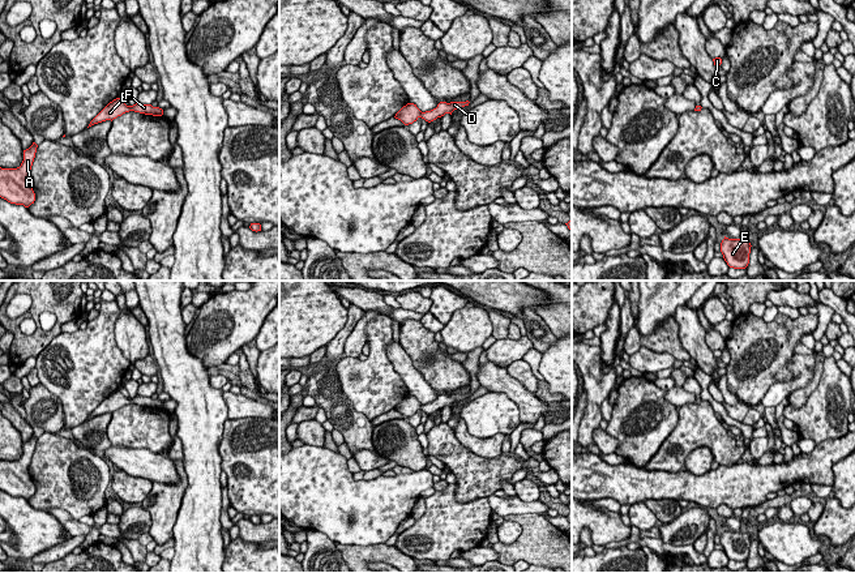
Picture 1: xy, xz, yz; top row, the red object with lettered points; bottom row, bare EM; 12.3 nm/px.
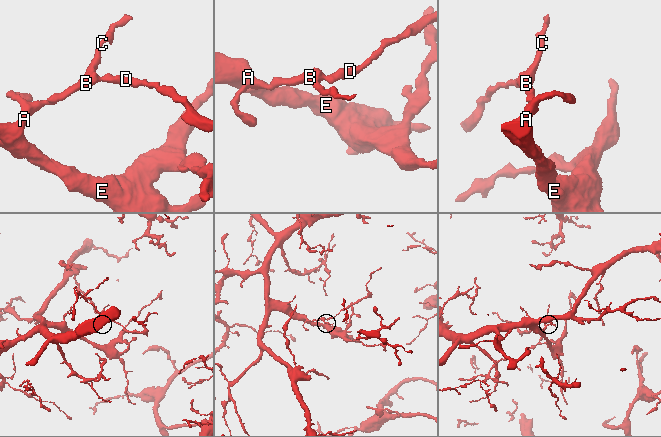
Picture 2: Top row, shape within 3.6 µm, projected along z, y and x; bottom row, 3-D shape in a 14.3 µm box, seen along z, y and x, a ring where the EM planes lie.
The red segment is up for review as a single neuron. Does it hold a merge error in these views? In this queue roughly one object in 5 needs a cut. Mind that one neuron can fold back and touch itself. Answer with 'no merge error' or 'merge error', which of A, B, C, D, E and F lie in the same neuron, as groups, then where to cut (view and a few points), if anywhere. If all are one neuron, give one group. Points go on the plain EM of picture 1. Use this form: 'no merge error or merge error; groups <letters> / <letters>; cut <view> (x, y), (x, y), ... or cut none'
no merge error; groups A B C D E F; cut none

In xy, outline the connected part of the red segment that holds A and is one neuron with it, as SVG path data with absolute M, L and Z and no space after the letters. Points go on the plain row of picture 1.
M38 437L23 442L23 453L17 461L0 459L0 489L10 496L29 500L35 493L35 486L29 474L29 466L35 450Z

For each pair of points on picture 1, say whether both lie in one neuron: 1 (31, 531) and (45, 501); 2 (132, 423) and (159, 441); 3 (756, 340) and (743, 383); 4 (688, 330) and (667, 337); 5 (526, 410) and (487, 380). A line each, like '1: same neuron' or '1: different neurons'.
1: different neurons
2: same neuron
3: same neuron
4: different neurons
5: same neuron

